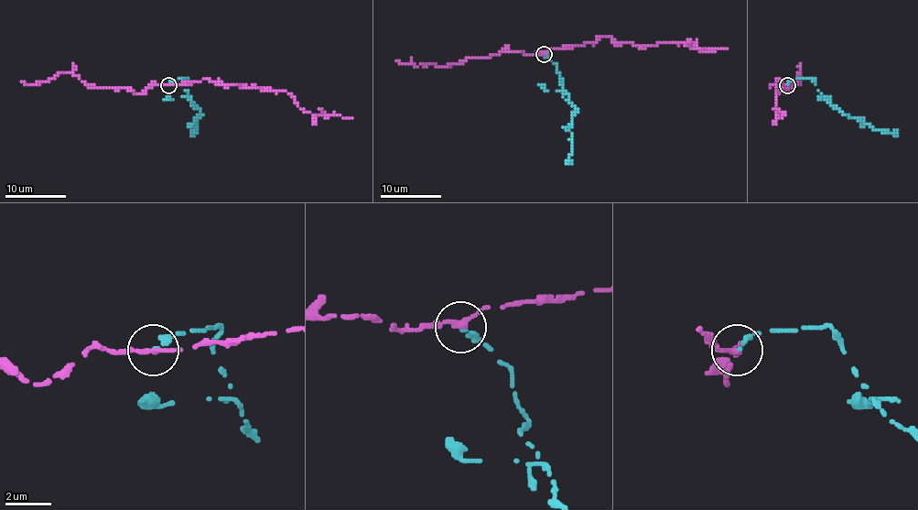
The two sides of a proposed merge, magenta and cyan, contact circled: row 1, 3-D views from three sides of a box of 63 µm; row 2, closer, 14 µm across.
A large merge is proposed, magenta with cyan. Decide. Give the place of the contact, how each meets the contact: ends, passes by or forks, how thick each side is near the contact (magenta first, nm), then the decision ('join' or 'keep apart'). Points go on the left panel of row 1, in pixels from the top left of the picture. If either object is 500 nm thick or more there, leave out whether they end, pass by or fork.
at (168, 85); magenta passes by; cyan ends there; 200 nm thick on the magenta side, 240 nm on the other; keep apart

